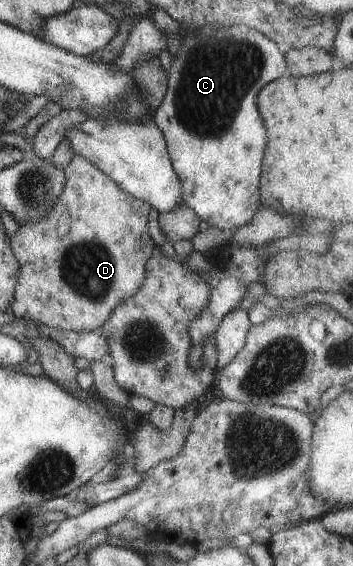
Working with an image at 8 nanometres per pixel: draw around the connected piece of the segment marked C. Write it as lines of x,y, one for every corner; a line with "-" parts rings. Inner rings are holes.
207,24
192,29
186,36
182,36
178,46
176,56
170,59
170,66
166,70
166,90
160,104
156,106
152,113
151,120
154,126
160,130
165,147
170,159
172,170
175,172
180,182
180,192
182,192
182,203
186,205
198,220
205,220
209,226
218,228
218,230
226,231
243,227
258,210
260,202
258,202
258,182
260,178
260,170
262,168
262,156
266,144
266,135
264,124
258,116
258,108
256,108
256,94
264,84
280,78
285,74
286,65
284,55
278,50
278,45
272,42
266,36
262,36
260,32
252,30
247,26
232,25
222,26
218,24

